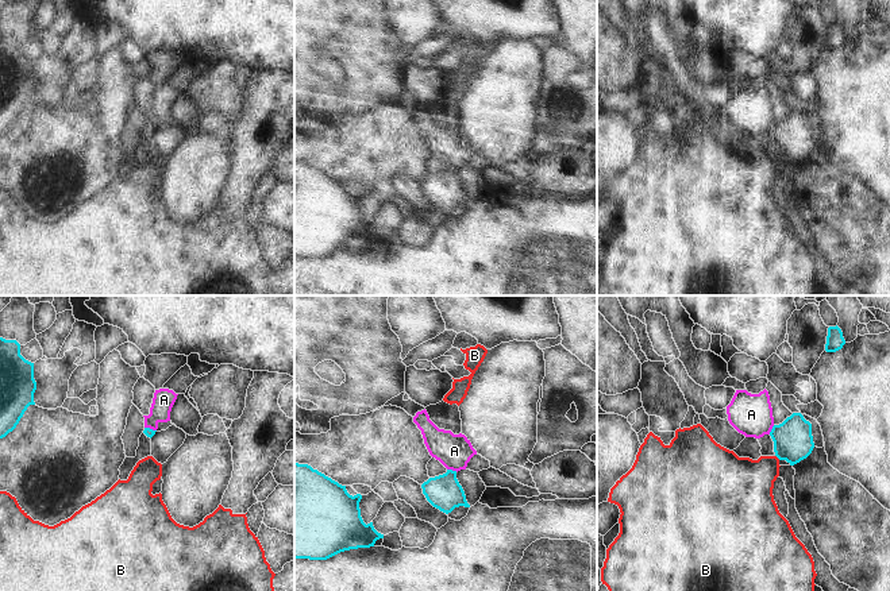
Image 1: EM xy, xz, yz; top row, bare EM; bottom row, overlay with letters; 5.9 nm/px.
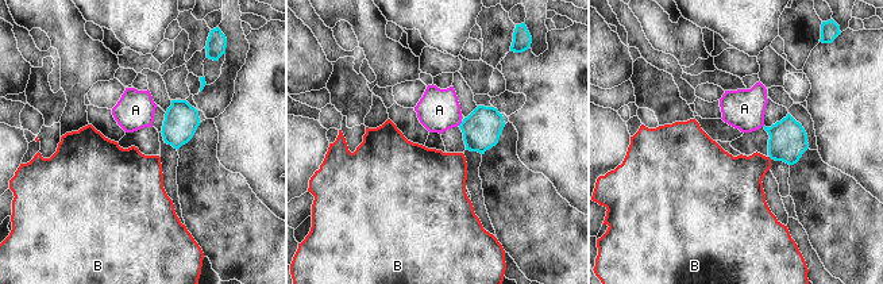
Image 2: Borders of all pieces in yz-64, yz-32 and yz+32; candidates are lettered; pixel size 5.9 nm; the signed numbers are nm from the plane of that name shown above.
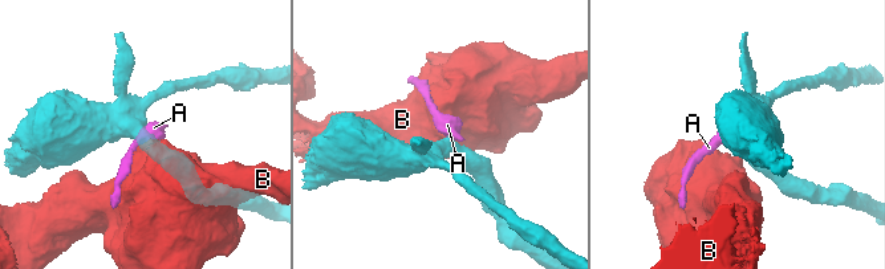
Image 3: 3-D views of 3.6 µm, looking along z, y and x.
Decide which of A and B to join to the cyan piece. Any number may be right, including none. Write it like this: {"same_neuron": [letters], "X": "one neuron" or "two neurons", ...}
{"same_neuron": [], "A": "two neurons", "B": "two neurons"}

